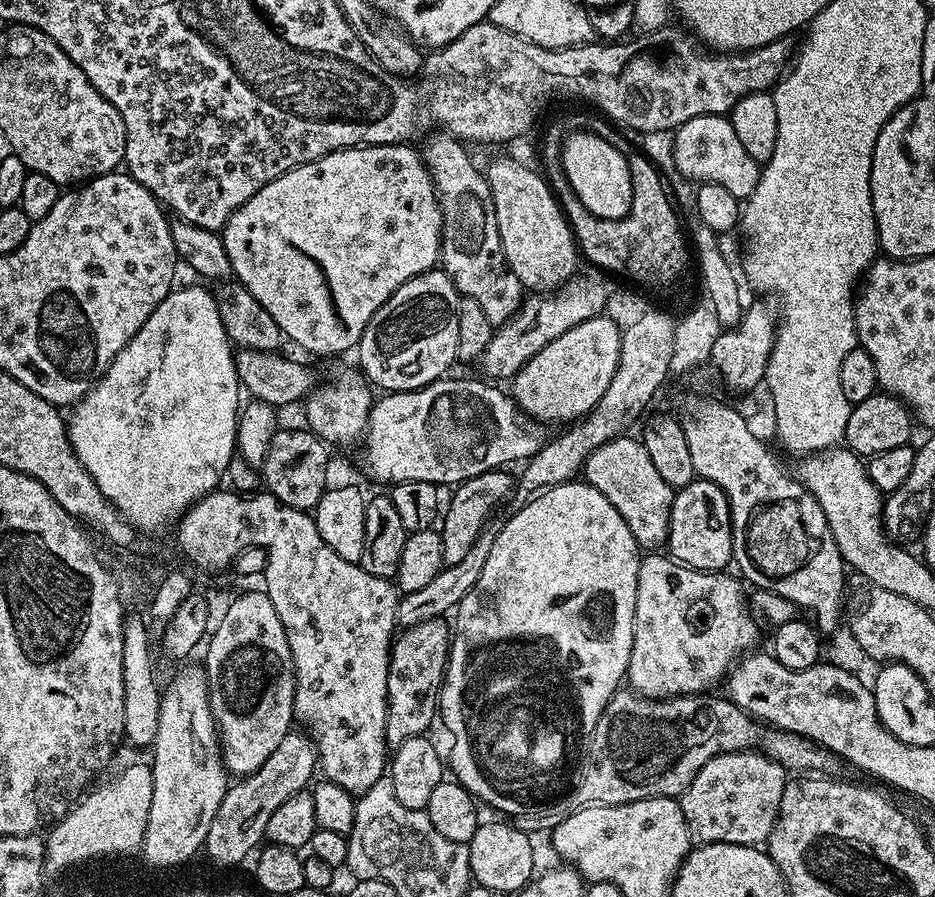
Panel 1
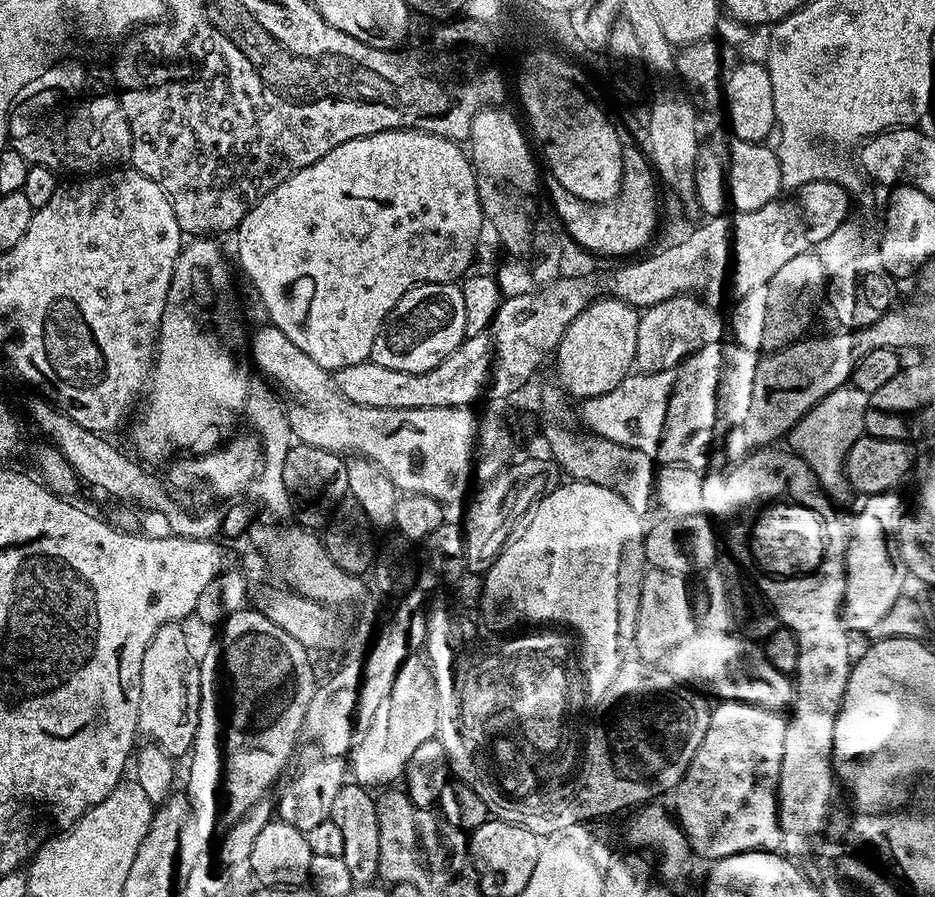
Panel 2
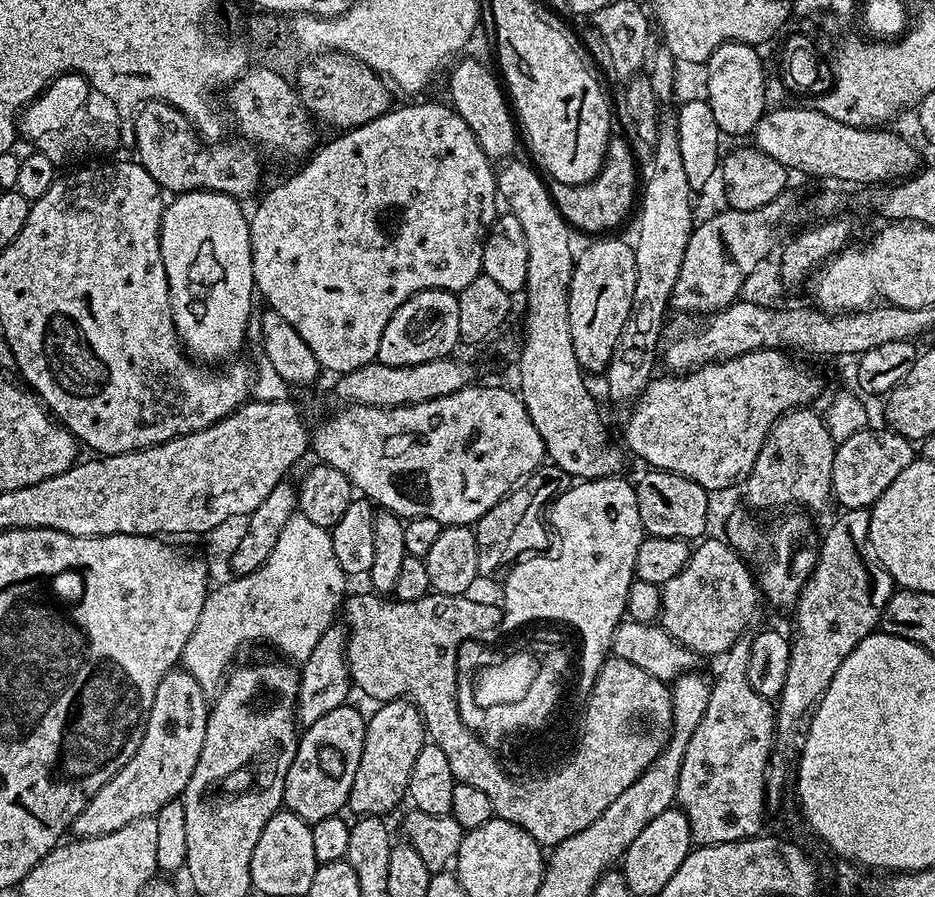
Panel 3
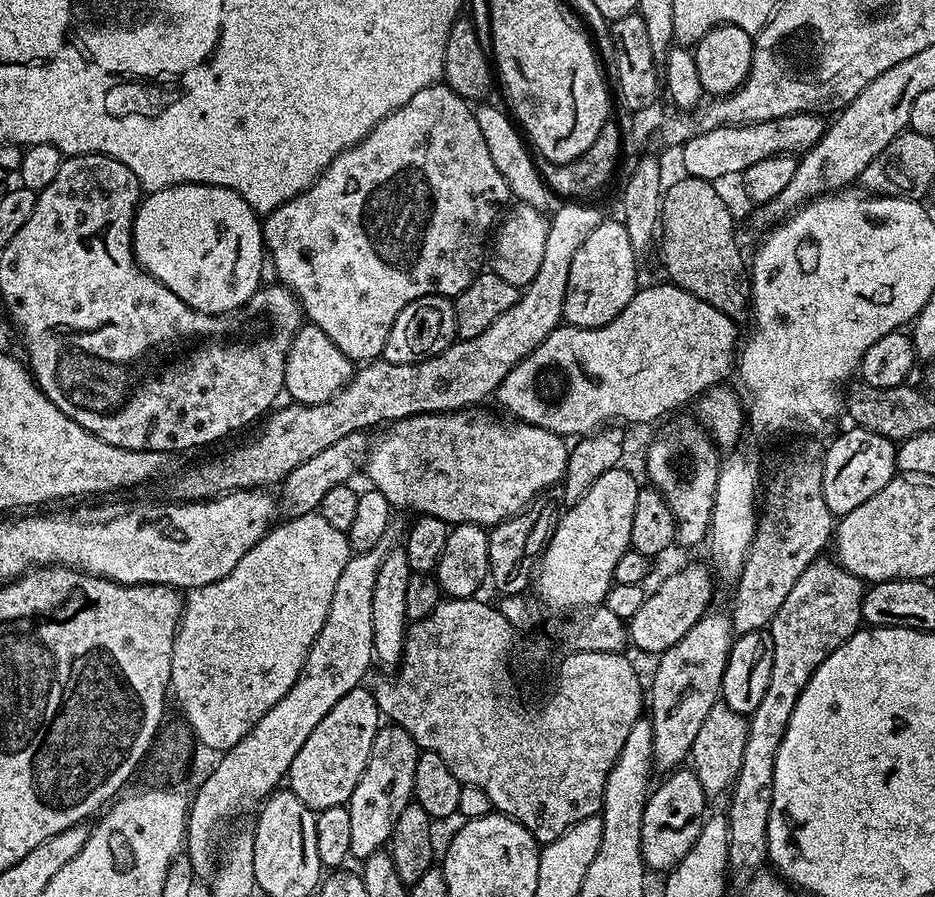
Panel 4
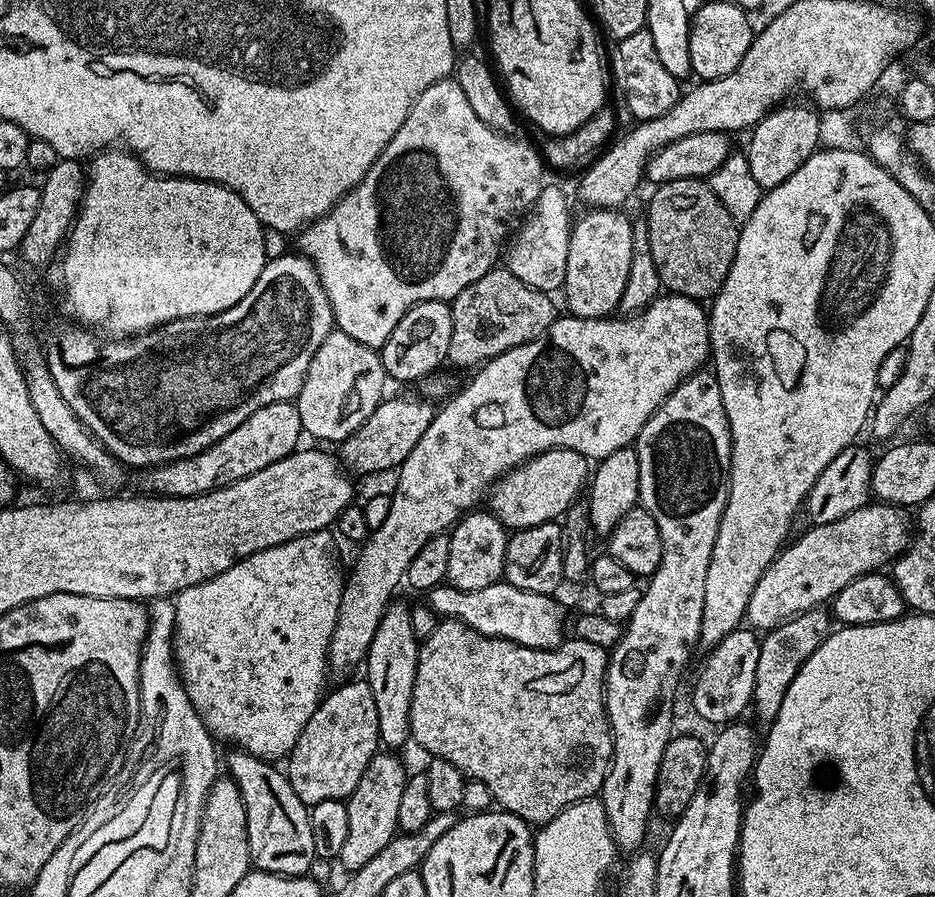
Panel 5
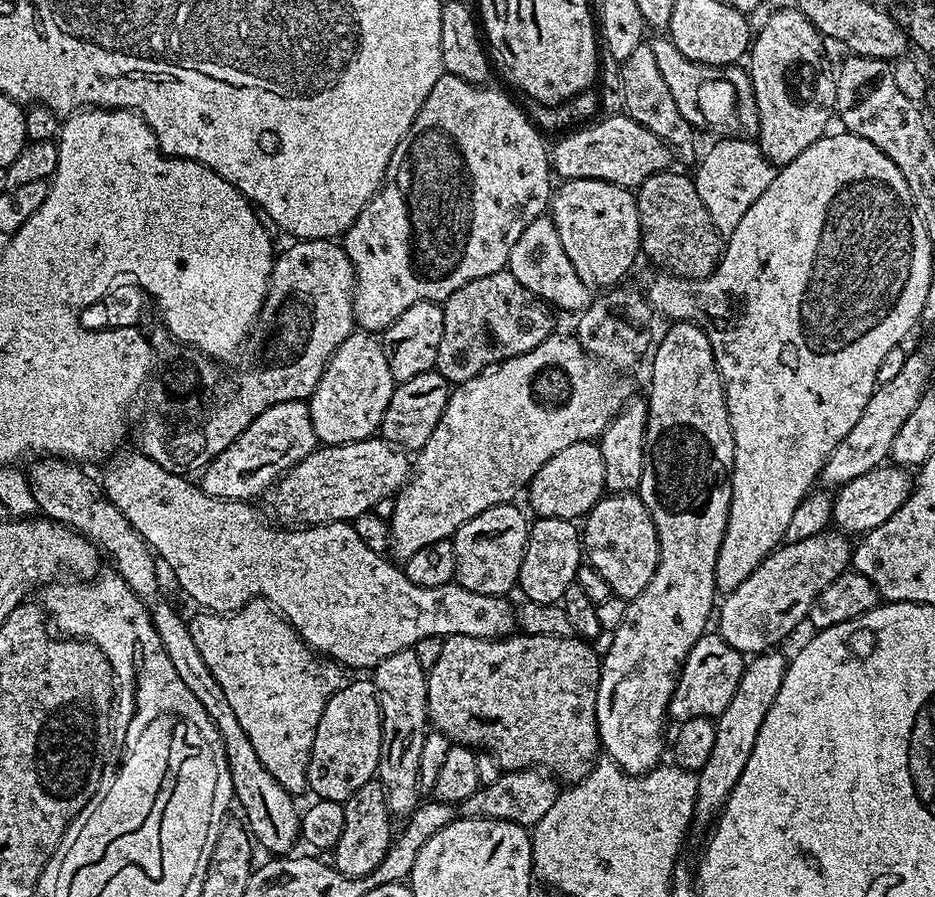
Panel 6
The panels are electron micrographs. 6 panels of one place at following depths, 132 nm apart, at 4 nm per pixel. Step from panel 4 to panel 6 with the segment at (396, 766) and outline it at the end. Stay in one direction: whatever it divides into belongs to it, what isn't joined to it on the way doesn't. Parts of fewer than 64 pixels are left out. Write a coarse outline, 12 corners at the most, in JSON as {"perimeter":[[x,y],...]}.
{"perimeter":[[374,778],[343,801],[334,866],[365,876],[394,839],[394,817]]}

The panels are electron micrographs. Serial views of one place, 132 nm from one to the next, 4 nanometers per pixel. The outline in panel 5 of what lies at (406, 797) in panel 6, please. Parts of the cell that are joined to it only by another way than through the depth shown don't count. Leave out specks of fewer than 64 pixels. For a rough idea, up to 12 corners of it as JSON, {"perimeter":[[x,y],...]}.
{"perimeter":[[393,599],[378,622],[366,679],[380,744],[409,743],[421,641]]}

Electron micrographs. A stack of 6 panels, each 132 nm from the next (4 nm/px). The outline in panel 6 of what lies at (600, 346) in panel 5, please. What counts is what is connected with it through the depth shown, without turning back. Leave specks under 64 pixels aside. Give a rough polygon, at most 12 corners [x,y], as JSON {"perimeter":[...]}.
{"perimeter":[[575,335],[455,385],[395,495],[409,560],[633,395]]}

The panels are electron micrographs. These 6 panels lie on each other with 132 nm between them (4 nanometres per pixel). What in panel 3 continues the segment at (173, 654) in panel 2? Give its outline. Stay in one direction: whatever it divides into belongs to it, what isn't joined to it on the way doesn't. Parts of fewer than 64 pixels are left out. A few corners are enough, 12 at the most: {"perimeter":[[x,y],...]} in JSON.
{"perimeter":[[188,672],[154,690],[130,762],[86,802],[73,837],[154,817],[183,797],[210,700]]}

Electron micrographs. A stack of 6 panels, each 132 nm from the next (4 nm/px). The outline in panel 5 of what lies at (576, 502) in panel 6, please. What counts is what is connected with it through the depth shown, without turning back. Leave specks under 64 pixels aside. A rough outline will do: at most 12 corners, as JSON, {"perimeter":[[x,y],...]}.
{"perimeter":[[551,448],[492,485],[509,530],[556,522],[581,499],[585,456]]}

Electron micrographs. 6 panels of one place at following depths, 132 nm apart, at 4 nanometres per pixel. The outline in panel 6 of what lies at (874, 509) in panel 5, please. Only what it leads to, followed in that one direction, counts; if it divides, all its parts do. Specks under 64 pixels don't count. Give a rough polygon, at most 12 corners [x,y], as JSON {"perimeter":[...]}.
{"perimeter":[[825,530],[781,543],[723,597],[734,650],[780,646],[849,571],[853,545]]}

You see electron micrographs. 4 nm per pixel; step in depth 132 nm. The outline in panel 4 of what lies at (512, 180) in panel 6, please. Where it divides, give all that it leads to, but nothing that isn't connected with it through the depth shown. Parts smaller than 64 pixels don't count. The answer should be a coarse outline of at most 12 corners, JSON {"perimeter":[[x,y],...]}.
{"perimeter":[[441,82],[263,217],[303,315],[371,362],[510,200]]}

